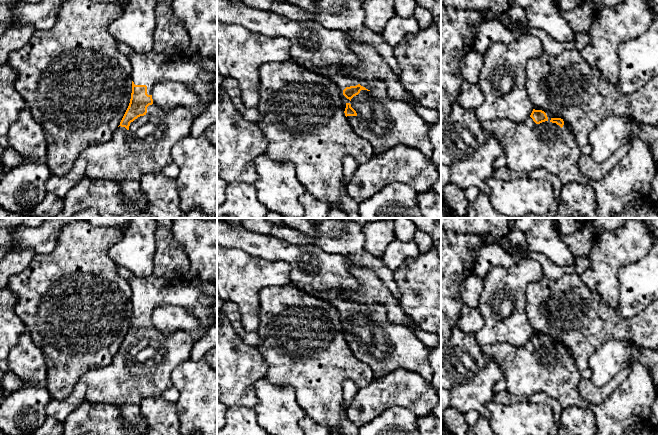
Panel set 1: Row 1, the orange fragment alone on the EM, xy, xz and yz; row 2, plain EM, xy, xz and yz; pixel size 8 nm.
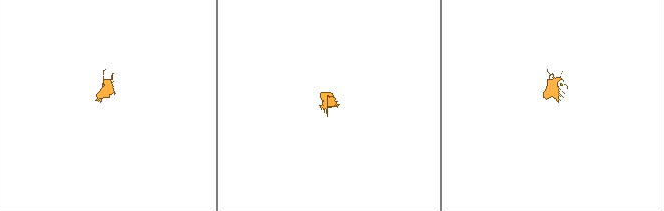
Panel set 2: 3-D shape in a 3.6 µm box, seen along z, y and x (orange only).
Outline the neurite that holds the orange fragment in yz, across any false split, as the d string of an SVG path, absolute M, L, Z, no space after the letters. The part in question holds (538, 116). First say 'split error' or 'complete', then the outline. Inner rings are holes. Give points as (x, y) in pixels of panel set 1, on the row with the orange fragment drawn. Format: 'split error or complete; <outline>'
split error; M533 109L531 115L522 123L515 123L507 118L482 122L485 132L494 136L503 146L503 154L507 159L510 170L519 173L529 173L543 168L556 175L567 184L591 184L595 191L596 213L601 218L613 218L618 215L626 204L637 199L647 199L651 190L651 182L656 174L655 162L647 144L637 138L631 129L630 121L610 116L606 118L590 135L589 144L592 146L591 157L595 162L603 162L620 146L630 146L627 154L600 180L590 180L579 168L581 146L575 141L570 127L561 118L548 120L542 110Z

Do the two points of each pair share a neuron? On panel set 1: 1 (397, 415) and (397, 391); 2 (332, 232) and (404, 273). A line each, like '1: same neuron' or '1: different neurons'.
1: different neurons
2: different neurons

